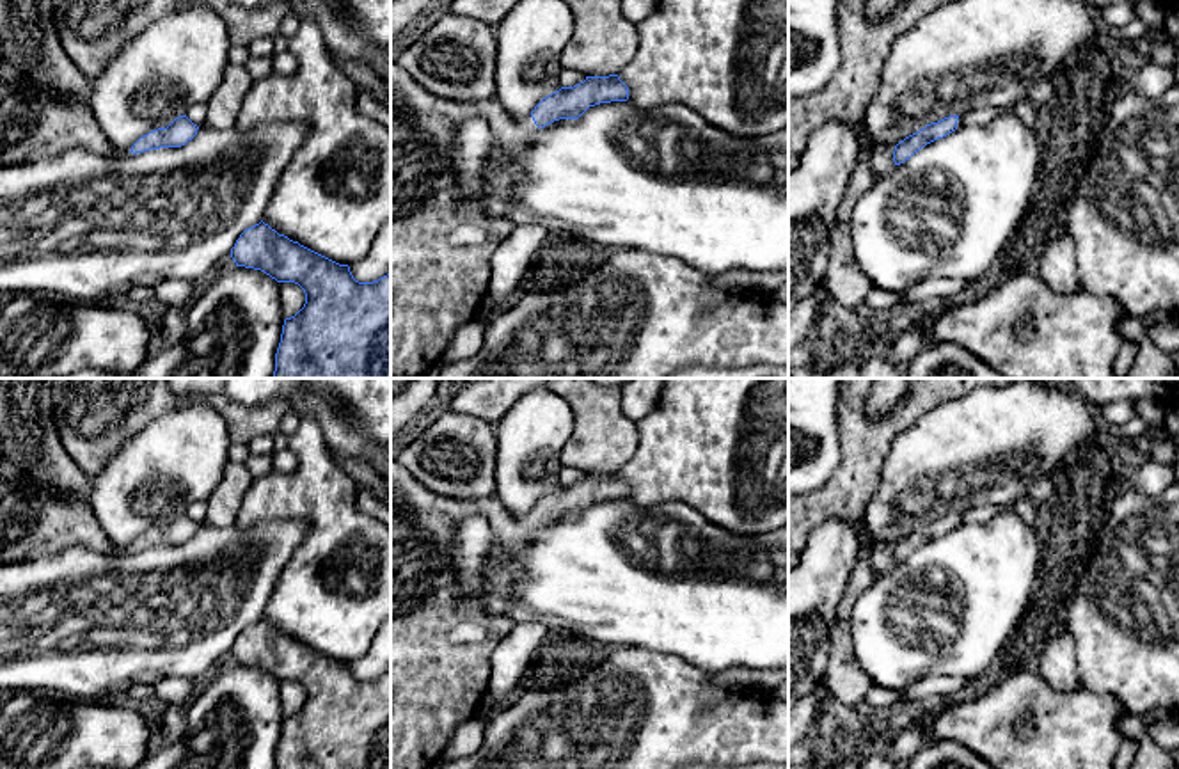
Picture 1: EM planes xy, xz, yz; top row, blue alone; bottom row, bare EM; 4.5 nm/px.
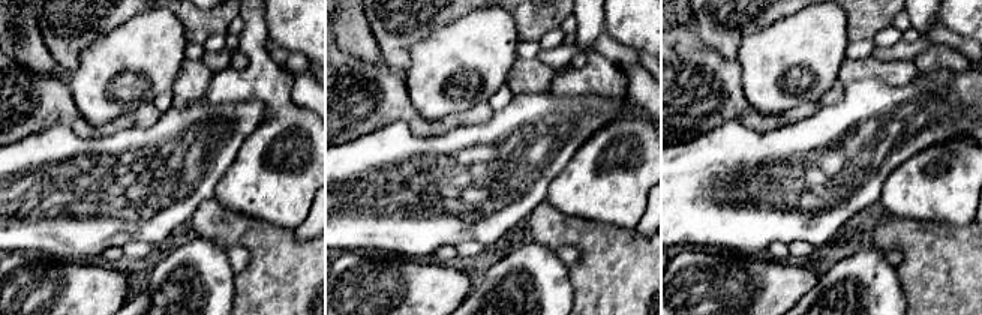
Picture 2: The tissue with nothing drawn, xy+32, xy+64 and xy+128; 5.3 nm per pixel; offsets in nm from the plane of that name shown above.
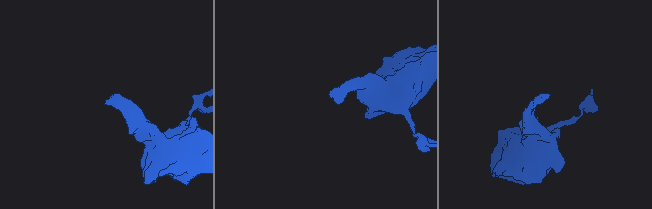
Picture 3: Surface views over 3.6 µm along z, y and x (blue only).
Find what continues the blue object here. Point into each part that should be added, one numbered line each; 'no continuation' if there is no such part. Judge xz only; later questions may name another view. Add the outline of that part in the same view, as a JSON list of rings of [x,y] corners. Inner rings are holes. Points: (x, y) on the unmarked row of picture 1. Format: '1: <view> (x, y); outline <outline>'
1: xz (441, 643); outline [[[391,458],[391,769],[428,769],[437,764],[456,726],[476,716],[490,686],[490,657],[515,622],[506,614],[490,614],[476,595],[462,597],[453,567],[455,533],[469,515],[481,515],[495,535],[495,551],[522,549],[540,526],[533,515],[513,517],[495,497],[451,499],[415,481]]]

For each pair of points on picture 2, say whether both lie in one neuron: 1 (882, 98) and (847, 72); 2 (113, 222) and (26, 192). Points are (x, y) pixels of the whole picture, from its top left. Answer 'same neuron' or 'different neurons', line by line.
1: different neurons
2: same neuron

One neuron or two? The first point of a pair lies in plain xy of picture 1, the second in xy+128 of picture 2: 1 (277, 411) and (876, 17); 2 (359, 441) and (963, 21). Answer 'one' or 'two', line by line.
1: one
2: one

